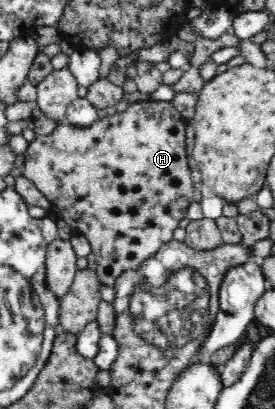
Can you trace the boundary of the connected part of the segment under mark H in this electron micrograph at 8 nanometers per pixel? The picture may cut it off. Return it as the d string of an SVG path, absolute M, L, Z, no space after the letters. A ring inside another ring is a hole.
M138 101L130 105L125 112L119 112L115 116L106 116L102 120L86 127L70 124L58 124L51 134L47 136L36 135L36 139L28 144L24 154L24 164L21 171L25 178L35 184L37 190L59 210L59 218L65 220L71 228L79 230L82 236L89 239L92 253L96 256L95 272L102 285L115 286L117 278L125 273L125 270L137 270L139 266L151 258L166 242L173 239L173 230L179 226L182 218L186 217L187 209L195 200L195 184L191 179L192 159L189 155L191 144L191 132L186 126L186 119L176 110L171 102L146 102Z

